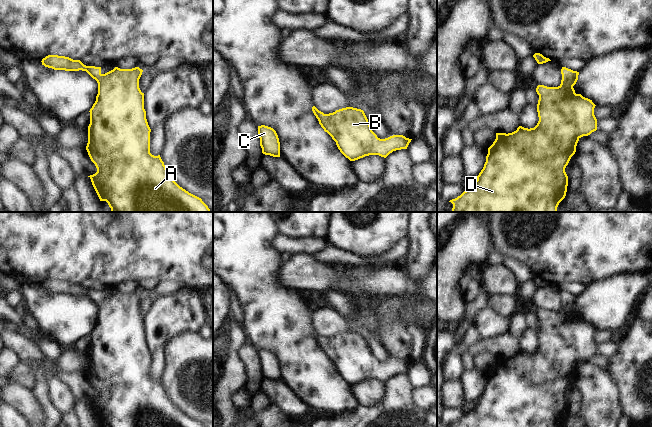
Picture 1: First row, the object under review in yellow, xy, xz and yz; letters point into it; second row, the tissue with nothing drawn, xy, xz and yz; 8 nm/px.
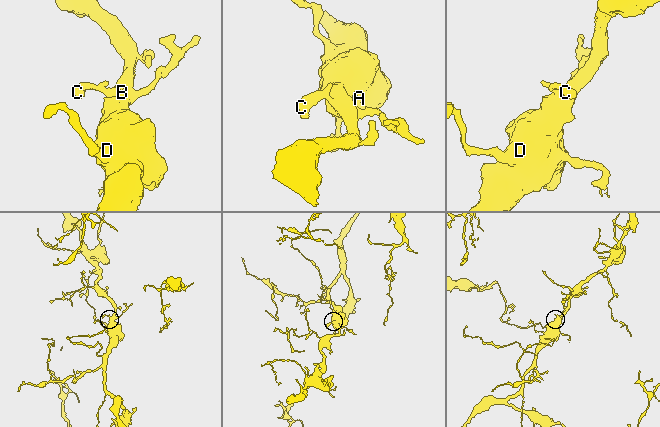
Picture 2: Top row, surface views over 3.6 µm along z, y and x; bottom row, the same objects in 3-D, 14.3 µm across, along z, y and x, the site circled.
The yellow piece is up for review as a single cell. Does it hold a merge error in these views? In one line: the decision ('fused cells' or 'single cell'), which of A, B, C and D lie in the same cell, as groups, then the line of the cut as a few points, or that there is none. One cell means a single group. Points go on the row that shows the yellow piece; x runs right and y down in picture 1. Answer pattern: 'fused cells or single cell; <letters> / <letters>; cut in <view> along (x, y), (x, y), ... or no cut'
single cell; A B C D; no cut

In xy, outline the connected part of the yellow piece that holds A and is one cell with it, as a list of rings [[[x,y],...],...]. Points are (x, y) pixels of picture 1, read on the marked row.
[[[48,55],[42,59],[42,65],[54,70],[86,71],[98,83],[96,101],[90,109],[90,124],[88,126],[88,143],[86,150],[97,172],[88,176],[100,199],[106,201],[111,212],[211,212],[201,198],[180,187],[168,173],[160,155],[150,153],[151,129],[146,119],[144,109],[144,93],[139,88],[139,79],[143,70],[132,69],[113,70],[102,74],[101,67],[86,66],[80,60],[69,57]]]

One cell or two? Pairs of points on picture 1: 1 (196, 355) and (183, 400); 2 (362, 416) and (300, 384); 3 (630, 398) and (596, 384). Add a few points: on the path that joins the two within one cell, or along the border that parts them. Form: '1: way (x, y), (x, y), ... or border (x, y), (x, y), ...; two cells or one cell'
1: way (196, 366), (196, 387), (194, 389); one cell
2: border (359, 405), (350, 411), (338, 414); two cells
3: border (609, 373), (619, 392), (619, 403), (622, 413); two cells

